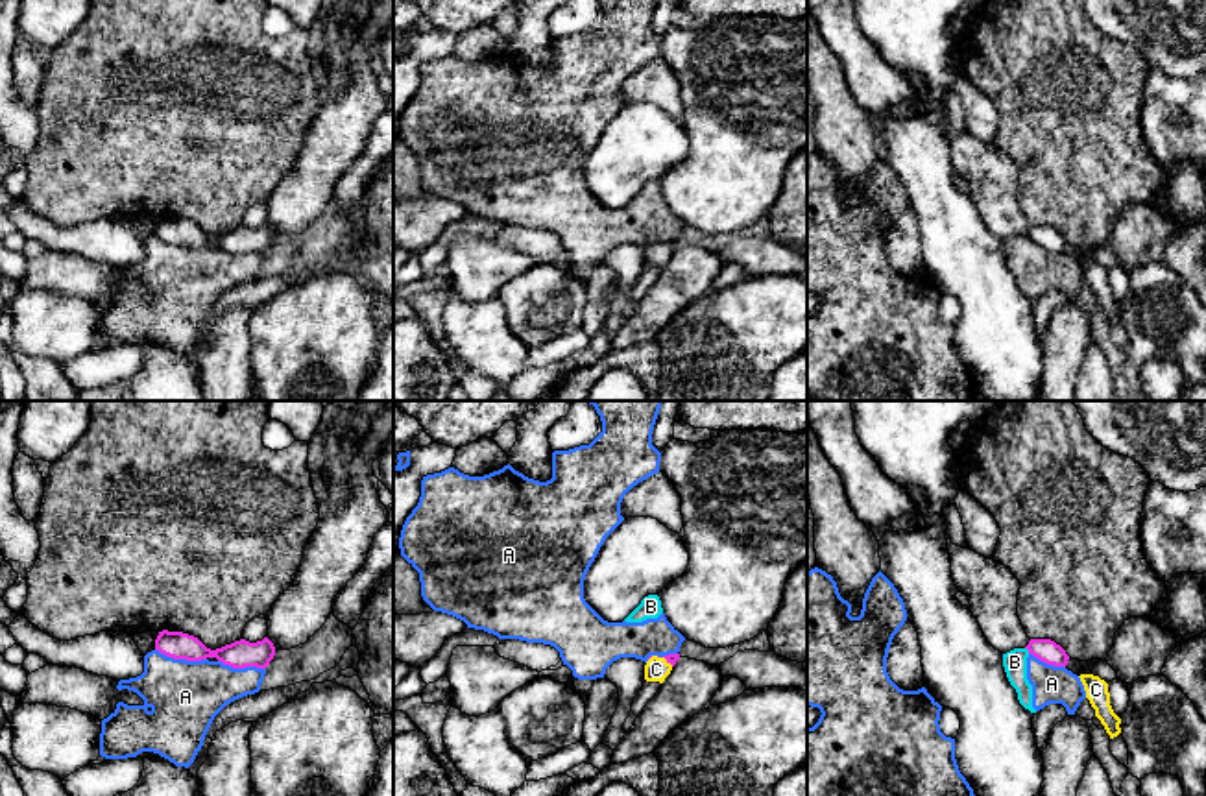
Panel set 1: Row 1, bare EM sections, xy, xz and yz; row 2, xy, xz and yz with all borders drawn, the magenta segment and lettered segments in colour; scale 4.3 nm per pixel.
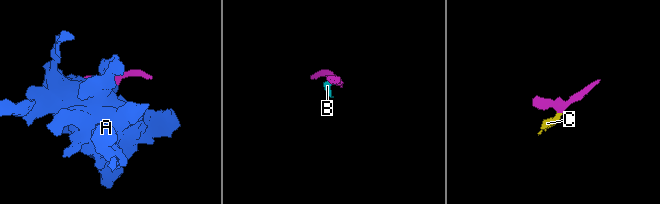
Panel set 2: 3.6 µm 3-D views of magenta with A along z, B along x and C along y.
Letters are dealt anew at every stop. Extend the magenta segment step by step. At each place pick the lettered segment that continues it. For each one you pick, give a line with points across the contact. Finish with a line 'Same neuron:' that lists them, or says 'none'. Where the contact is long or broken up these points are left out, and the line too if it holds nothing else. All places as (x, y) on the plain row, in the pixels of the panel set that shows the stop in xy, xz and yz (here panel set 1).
C: way xz (671, 244), (669, 248), (656, 255)
Same neuron: C

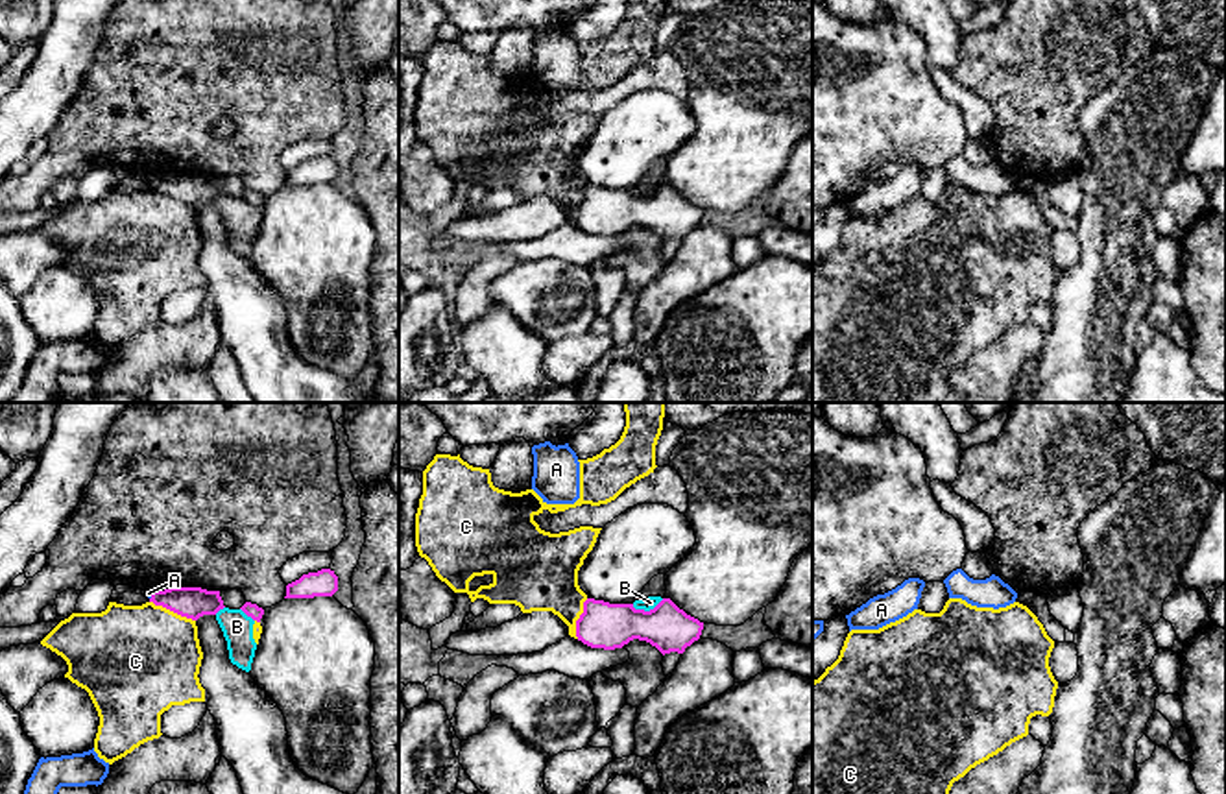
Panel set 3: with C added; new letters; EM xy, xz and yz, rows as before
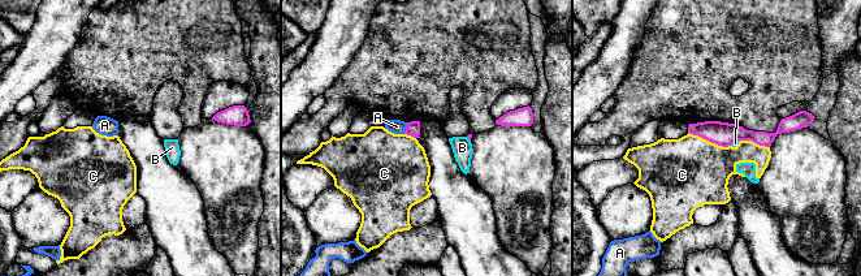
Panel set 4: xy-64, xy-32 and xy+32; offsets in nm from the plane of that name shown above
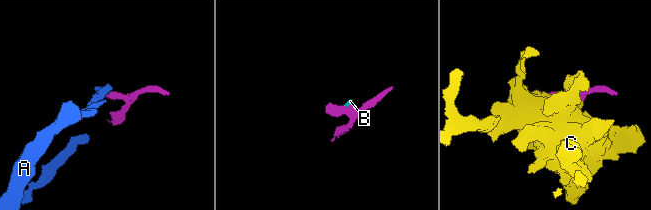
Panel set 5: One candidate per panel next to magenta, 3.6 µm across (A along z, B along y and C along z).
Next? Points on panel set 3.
Same neuron: none

